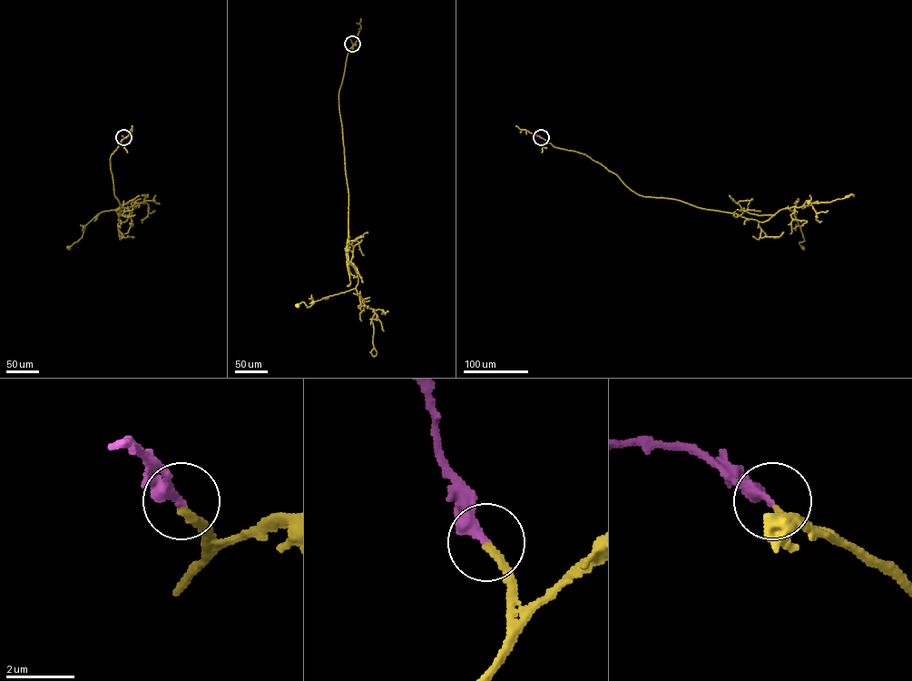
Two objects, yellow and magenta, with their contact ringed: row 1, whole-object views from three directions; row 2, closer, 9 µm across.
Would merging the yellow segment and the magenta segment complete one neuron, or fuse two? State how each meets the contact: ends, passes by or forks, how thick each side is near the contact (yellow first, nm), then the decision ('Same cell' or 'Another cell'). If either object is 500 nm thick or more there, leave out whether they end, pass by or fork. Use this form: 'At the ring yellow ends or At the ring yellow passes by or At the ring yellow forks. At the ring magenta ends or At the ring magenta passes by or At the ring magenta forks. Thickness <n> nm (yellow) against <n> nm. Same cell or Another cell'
At the ring yellow ends. At the ring magenta ends. Thickness 200 nm (yellow) against 360 nm. Same cell

